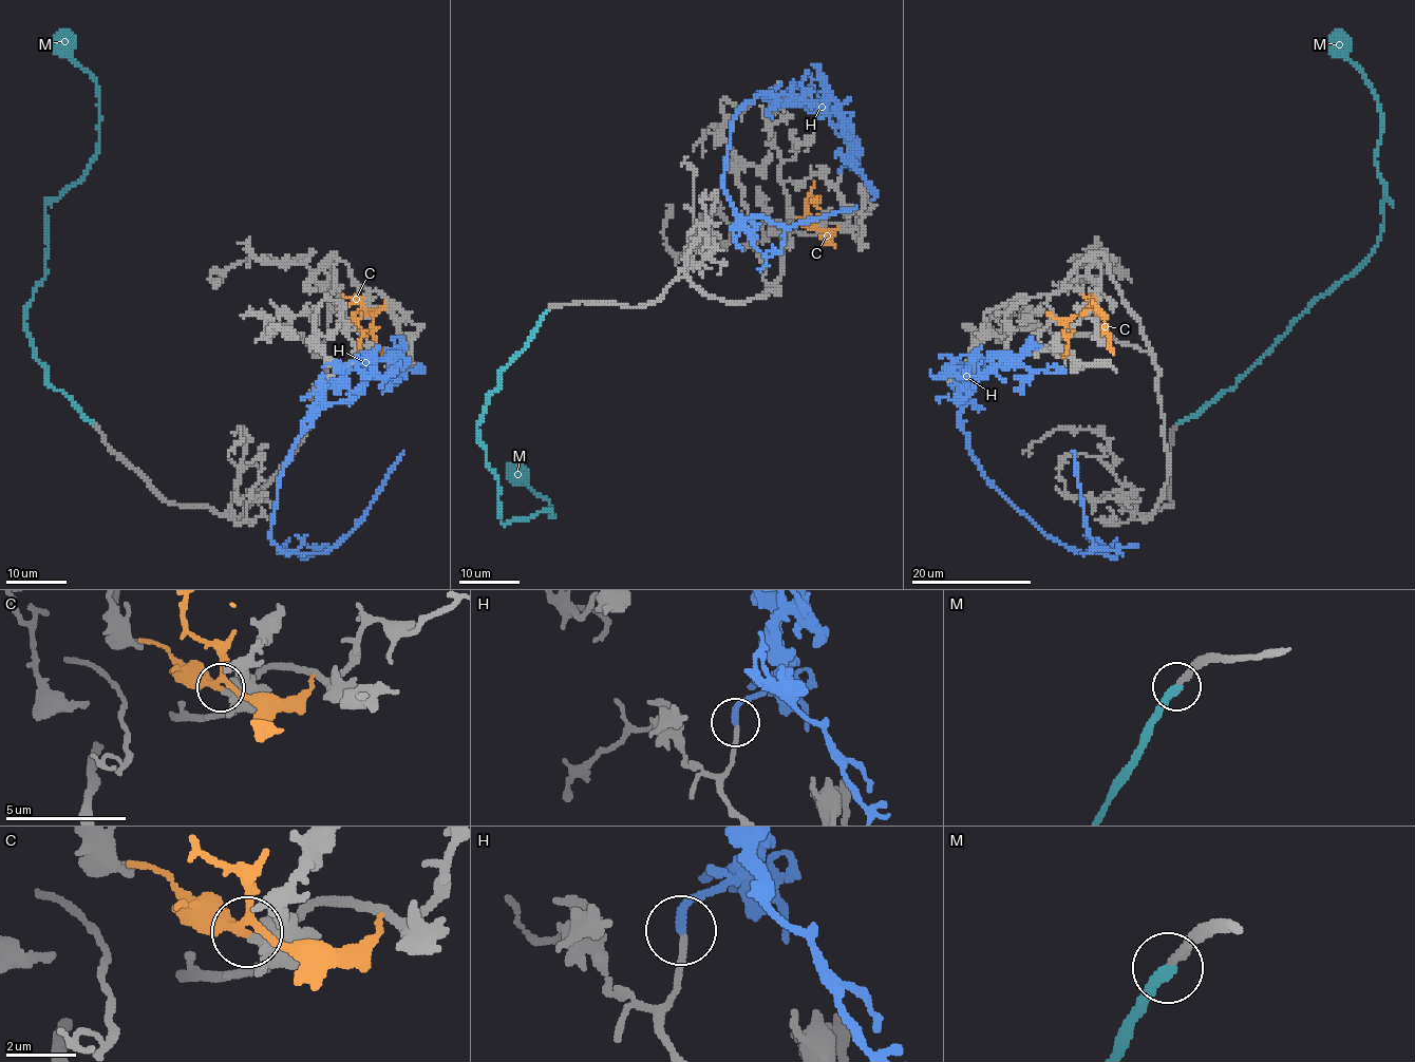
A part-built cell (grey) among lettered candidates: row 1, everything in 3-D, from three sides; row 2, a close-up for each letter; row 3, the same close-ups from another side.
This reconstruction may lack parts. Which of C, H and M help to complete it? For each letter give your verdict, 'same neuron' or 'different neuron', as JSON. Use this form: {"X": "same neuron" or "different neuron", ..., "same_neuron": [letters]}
{"C": "different neuron", "H": "different neuron", "M": "same neuron", "same_neuron": ["M"]}

